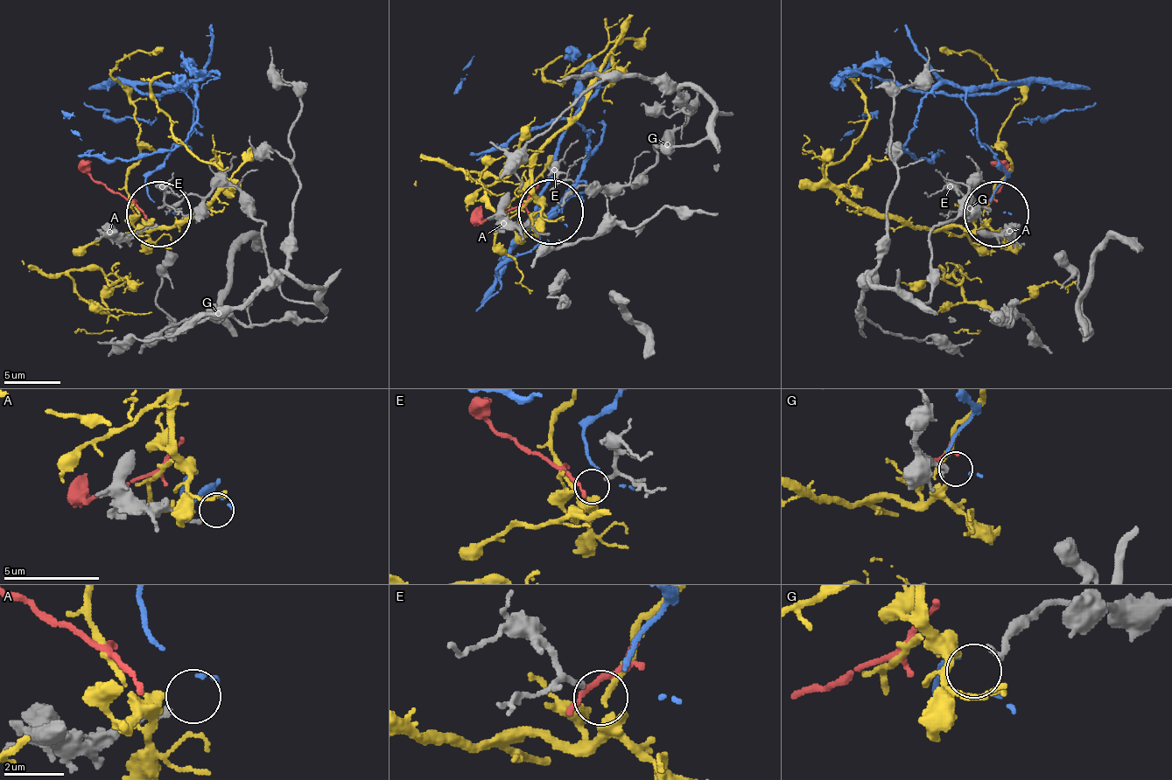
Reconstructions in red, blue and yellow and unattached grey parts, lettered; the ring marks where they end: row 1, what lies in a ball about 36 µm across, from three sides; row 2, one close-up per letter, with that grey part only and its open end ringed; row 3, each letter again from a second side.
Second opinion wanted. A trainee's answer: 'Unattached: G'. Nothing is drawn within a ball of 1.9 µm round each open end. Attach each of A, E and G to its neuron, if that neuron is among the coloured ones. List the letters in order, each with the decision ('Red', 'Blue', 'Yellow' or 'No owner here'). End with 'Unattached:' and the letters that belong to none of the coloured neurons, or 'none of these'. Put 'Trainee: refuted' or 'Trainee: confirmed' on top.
Trainee: confirmed
A: Blue
E: Yellow
G: No owner here
Unattached: G

